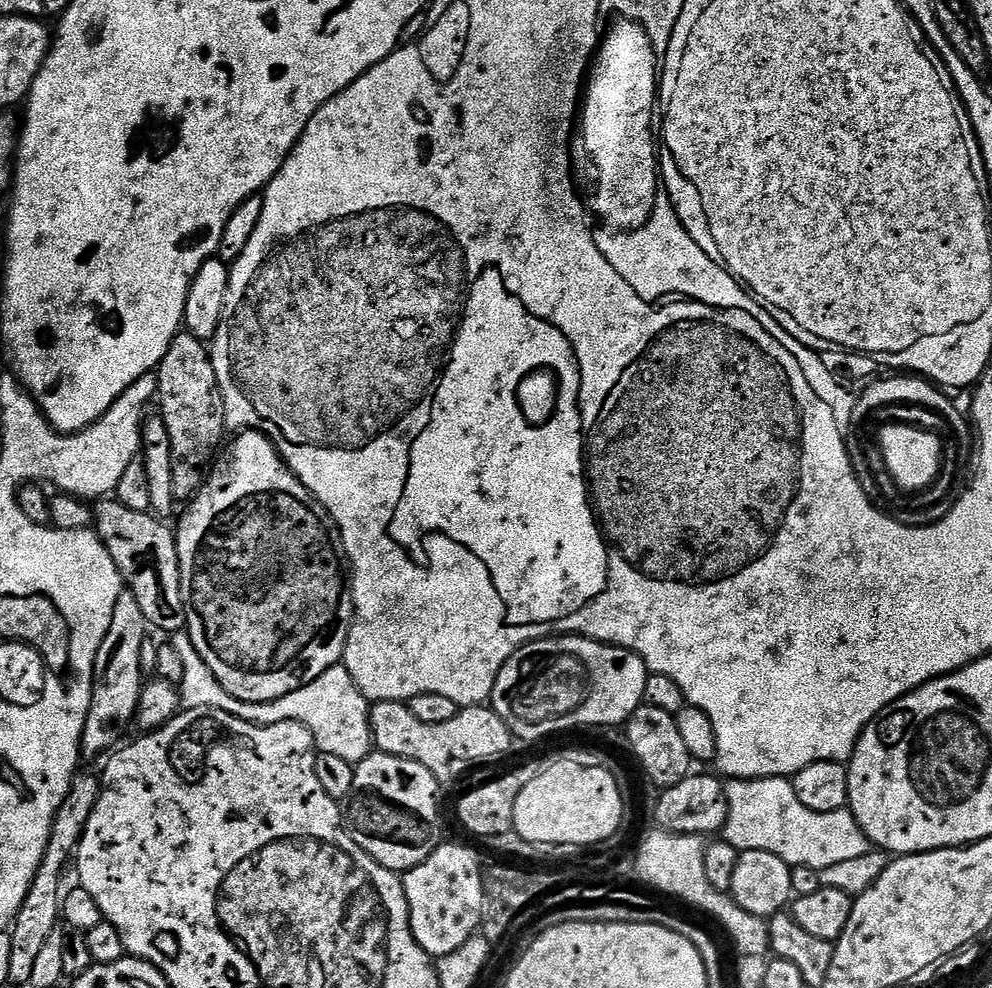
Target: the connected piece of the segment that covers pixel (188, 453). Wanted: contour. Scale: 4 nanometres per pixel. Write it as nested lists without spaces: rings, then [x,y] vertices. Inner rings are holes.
[[[187,330],[177,332],[174,342],[170,342],[170,350],[166,350],[154,375],[158,405],[160,404],[158,414],[164,419],[166,434],[170,434],[174,498],[178,502],[188,502],[200,491],[225,443],[224,403],[218,378],[214,374],[214,362],[209,345],[194,338],[194,334]]]

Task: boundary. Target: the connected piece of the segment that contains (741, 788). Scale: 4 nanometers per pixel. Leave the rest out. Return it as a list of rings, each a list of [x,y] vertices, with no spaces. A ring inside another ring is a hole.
[[[765,776],[763,780],[732,780],[730,784],[730,829],[732,828],[732,836],[730,842],[741,850],[766,850],[770,854],[778,854],[787,859],[788,863],[793,866],[810,866],[811,868],[825,868],[826,866],[834,866],[838,862],[846,862],[853,858],[858,858],[861,854],[873,851],[874,845],[864,831],[858,826],[858,822],[852,816],[851,811],[843,812],[819,812],[818,810],[810,810],[806,806],[802,806],[802,802],[798,802],[798,794],[794,794],[794,786],[791,779],[783,776]]]

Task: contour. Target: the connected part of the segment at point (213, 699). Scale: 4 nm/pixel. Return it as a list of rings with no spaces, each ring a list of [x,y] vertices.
[[[188,631],[171,633],[170,643],[182,658],[184,680],[178,685],[180,689],[180,702],[184,708],[217,708],[226,710],[226,714],[234,714],[251,724],[277,724],[293,720],[310,730],[317,749],[326,754],[335,754],[337,758],[346,758],[354,766],[367,756],[372,755],[372,723],[370,722],[370,701],[358,690],[354,678],[342,666],[326,670],[314,682],[294,690],[277,700],[265,704],[242,702],[234,698],[214,678],[210,666],[202,662],[202,654],[194,650],[194,642]]]

